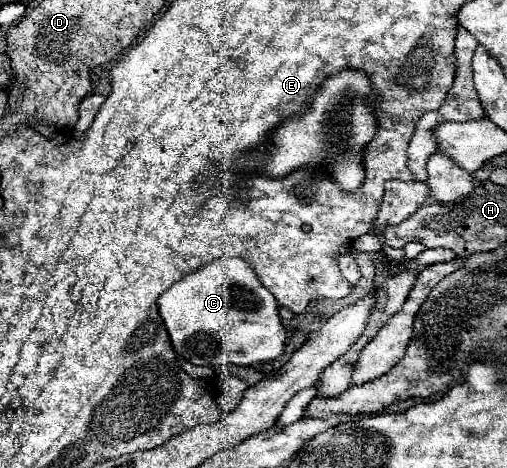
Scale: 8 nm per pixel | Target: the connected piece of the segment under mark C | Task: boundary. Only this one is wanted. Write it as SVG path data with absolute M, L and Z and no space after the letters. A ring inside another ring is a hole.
M221 257L189 273L157 299L157 307L175 353L193 365L253 365L259 361L273 361L283 353L285 329L277 311L277 301L273 293L261 285L253 267L243 259Z

